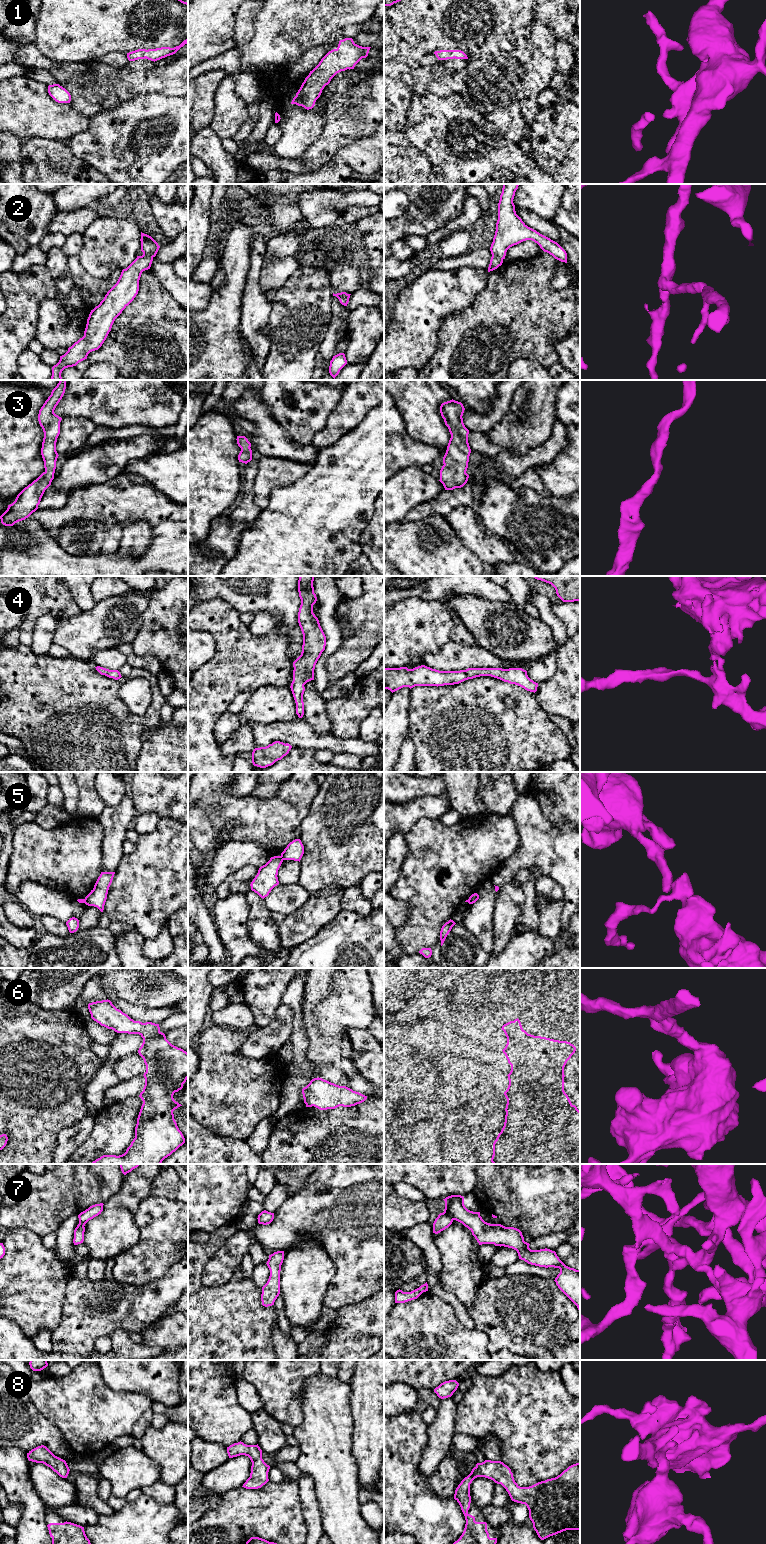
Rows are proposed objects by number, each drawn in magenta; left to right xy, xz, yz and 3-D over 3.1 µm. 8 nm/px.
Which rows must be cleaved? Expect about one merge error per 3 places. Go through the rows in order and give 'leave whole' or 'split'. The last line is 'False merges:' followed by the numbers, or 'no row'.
1: leave whole
2: leave whole
3: leave whole
4: leave whole
5: split
6: leave whole
7: leave whole
8: leave whole
False merges: 5

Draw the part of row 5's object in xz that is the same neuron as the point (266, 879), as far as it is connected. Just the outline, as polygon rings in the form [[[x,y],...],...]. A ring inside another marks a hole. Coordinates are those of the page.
[[[274,856],[261,866],[250,884],[251,890],[263,899],[267,897],[271,890],[279,884],[277,875],[282,862],[281,856]]]

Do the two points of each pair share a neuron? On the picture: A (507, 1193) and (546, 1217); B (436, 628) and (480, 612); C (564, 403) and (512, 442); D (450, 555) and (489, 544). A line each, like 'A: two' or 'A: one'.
A: one
B: two
C: two
D: two

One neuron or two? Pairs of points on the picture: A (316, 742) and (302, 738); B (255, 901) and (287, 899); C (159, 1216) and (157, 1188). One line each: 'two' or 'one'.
A: one
B: two
C: two

